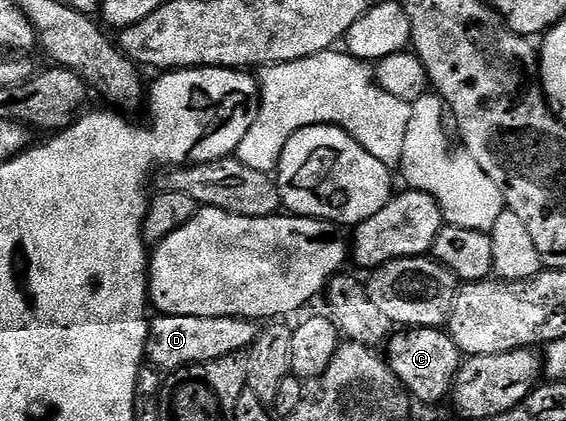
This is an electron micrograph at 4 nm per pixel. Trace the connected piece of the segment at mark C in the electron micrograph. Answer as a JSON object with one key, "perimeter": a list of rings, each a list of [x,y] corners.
{"perimeter":[[[413,328],[396,331],[388,339],[385,359],[395,377],[418,403],[420,400],[423,404],[439,404],[446,396],[448,399],[452,395],[461,353],[451,335],[443,328]]]}

